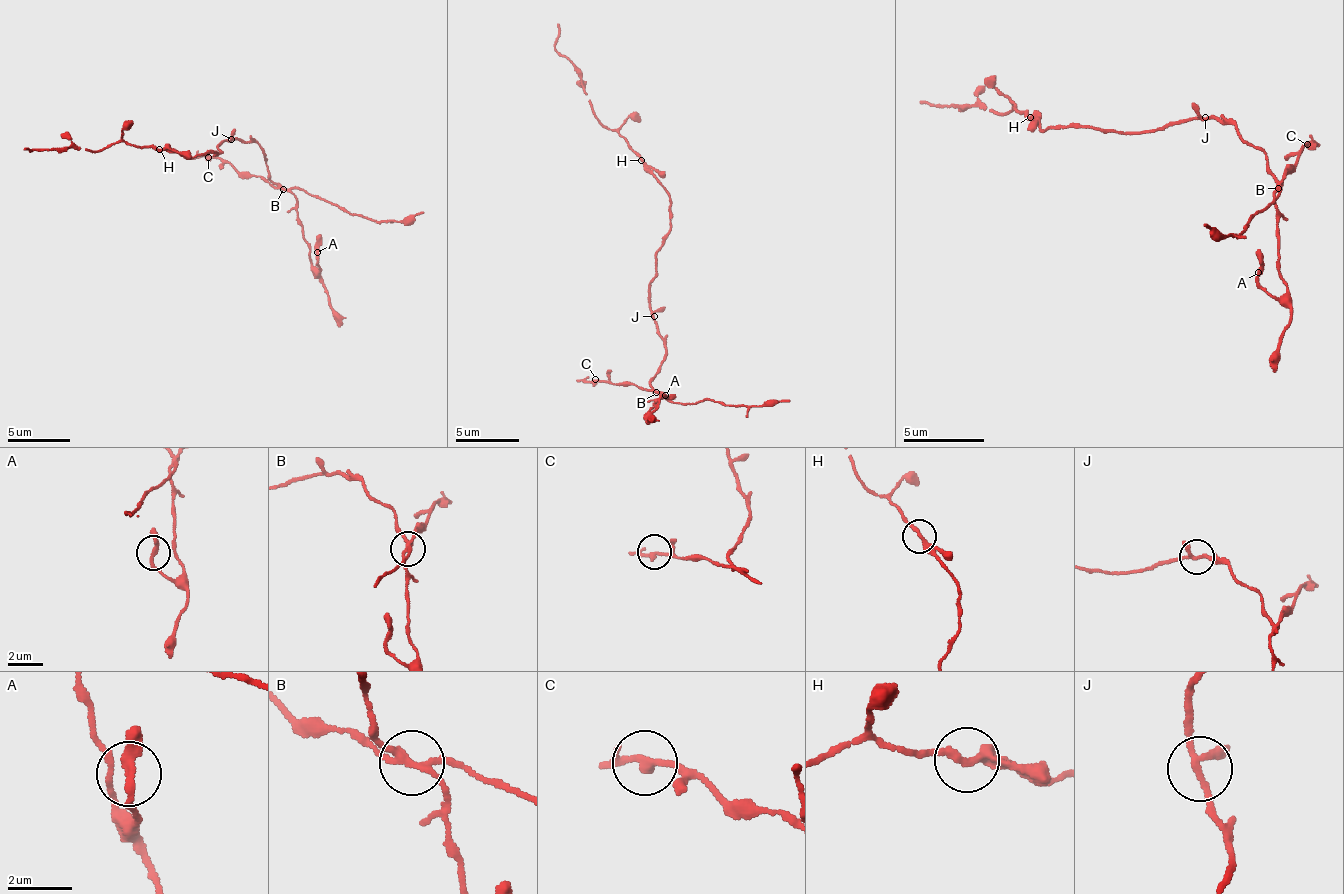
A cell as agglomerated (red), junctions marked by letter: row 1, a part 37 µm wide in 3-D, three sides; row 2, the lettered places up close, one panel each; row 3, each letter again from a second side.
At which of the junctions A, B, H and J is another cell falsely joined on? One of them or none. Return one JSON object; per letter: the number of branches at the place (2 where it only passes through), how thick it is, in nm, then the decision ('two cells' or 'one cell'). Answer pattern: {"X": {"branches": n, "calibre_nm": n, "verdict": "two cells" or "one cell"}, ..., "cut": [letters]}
{"A": {"branches": 2, "calibre_nm": 240, "verdict": "one cell"}, "B": {"branches": 4, "calibre_nm": 200, "verdict": "two cells"}, "H": {"branches": 2, "calibre_nm": 260, "verdict": "one cell"}, "J": {"branches": 3, "calibre_nm": 190, "verdict": "one cell"}, "cut": ["B"]}

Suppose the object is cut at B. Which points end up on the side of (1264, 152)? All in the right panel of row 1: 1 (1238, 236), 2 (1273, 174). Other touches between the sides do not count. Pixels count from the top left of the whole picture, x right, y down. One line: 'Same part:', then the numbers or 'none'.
Same part: 2

